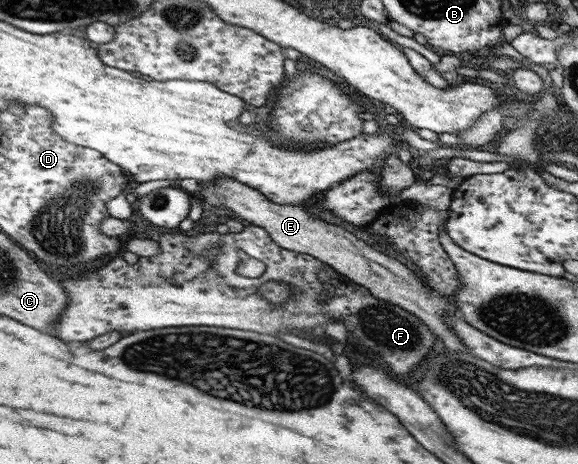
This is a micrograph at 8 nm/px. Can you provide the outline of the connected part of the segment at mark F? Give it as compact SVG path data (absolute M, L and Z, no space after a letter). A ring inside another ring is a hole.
M248 224L240 233L203 233L195 237L180 234L163 234L157 240L159 252L153 256L139 257L138 261L129 265L121 256L115 256L105 261L100 267L81 274L63 276L59 285L67 293L66 305L61 315L55 321L51 335L63 341L87 341L97 335L111 330L122 334L133 331L147 331L161 329L161 327L183 327L183 325L207 325L207 327L227 327L227 329L241 329L241 331L255 331L255 333L295 333L310 337L311 335L324 335L323 327L329 319L339 320L343 323L347 335L359 341L359 345L367 347L371 353L381 355L389 369L395 375L407 375L413 365L417 365L433 345L433 333L429 333L427 325L419 321L415 315L388 303L379 301L368 290L356 282L348 280L337 273L326 263L312 258L305 253L297 253L279 247L269 238L269 235L259 226ZM219 248L219 255L213 261L203 257L203 250ZM237 249L245 255L261 261L265 270L257 278L244 277L235 272L239 263ZM269 280L283 280L291 286L291 295L285 299L281 306L271 306L267 299L259 293L259 286Z

